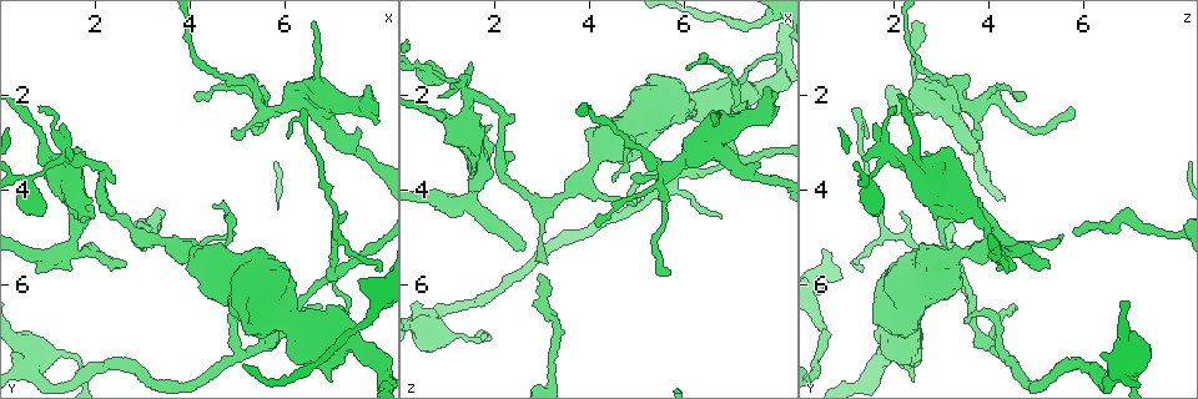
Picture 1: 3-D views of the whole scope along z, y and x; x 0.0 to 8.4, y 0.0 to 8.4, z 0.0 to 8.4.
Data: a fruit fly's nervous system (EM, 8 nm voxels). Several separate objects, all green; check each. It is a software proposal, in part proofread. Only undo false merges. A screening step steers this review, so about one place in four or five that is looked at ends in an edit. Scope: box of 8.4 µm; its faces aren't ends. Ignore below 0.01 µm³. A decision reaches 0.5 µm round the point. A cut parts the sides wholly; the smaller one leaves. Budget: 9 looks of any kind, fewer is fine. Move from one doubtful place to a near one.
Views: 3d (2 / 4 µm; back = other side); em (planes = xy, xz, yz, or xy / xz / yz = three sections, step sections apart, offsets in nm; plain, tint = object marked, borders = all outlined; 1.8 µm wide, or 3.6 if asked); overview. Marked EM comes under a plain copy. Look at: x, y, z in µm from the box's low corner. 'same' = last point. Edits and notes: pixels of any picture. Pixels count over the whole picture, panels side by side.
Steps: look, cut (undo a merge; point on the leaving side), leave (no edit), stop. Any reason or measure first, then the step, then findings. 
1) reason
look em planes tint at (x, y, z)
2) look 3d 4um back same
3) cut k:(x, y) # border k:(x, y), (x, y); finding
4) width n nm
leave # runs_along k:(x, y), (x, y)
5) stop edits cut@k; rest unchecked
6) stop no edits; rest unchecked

branch point
look em xy step 4 borders at (1.45, 5.40, 4.30)

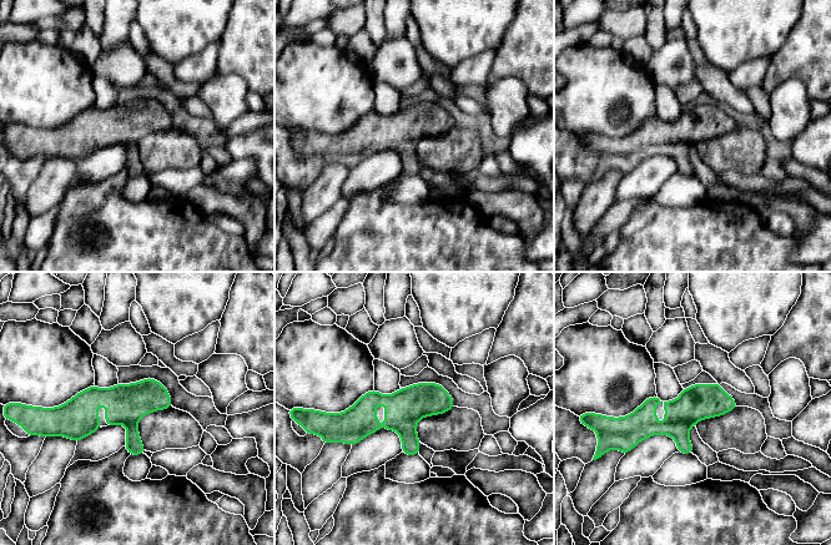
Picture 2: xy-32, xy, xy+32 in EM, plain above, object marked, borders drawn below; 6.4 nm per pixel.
leave # runs_along 2:(733, 404), (620, 425); all the same neuron

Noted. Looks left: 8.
arms part here
look em planes tint at (7.00, 5.80, 3.35)

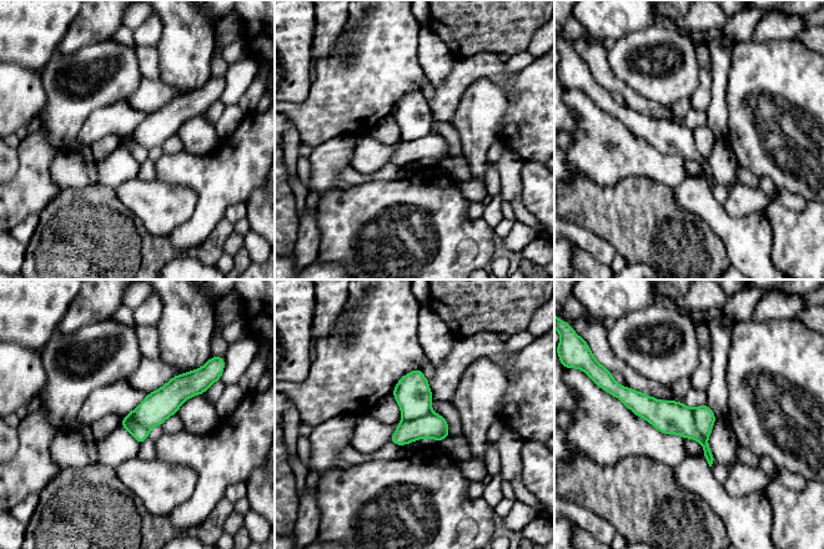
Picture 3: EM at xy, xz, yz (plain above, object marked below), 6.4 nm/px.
cut 3:(668, 417) # part_leaving 3:(624, 393), (677, 418), (709, 458); a second neuron is stuck on

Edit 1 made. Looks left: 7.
look overview

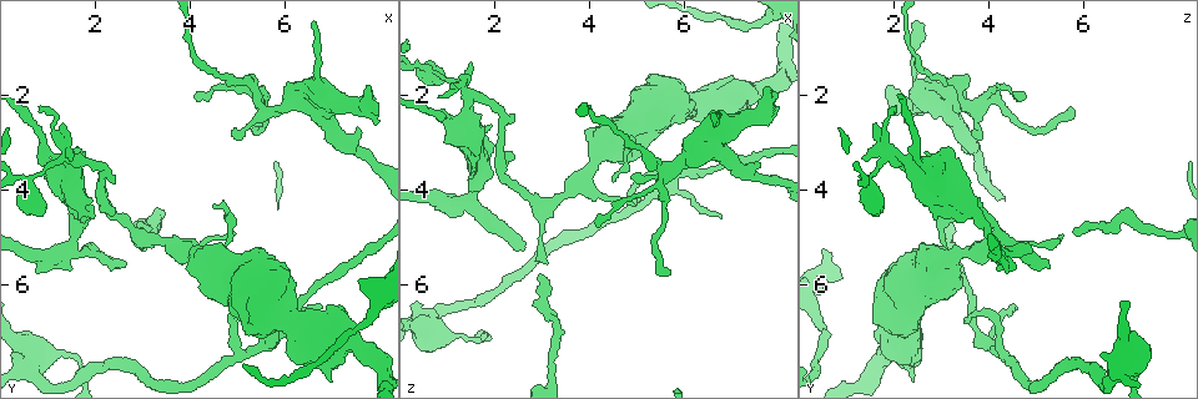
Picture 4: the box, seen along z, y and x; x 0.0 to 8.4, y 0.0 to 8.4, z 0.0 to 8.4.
abrupt turn
look 3d 4um at (6.70, 2.20, 3.10)

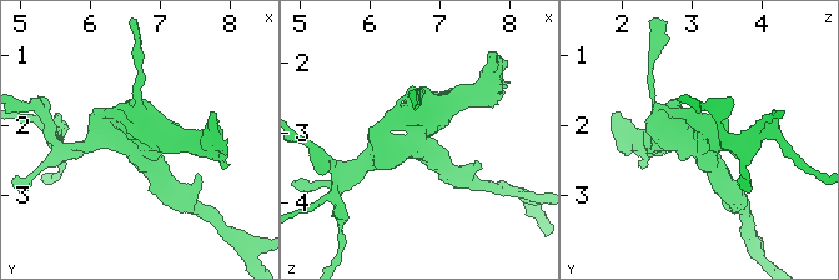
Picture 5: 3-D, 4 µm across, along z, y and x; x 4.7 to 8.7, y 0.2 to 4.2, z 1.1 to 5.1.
look em planes tint at (6.65, 2.20, 3.10)

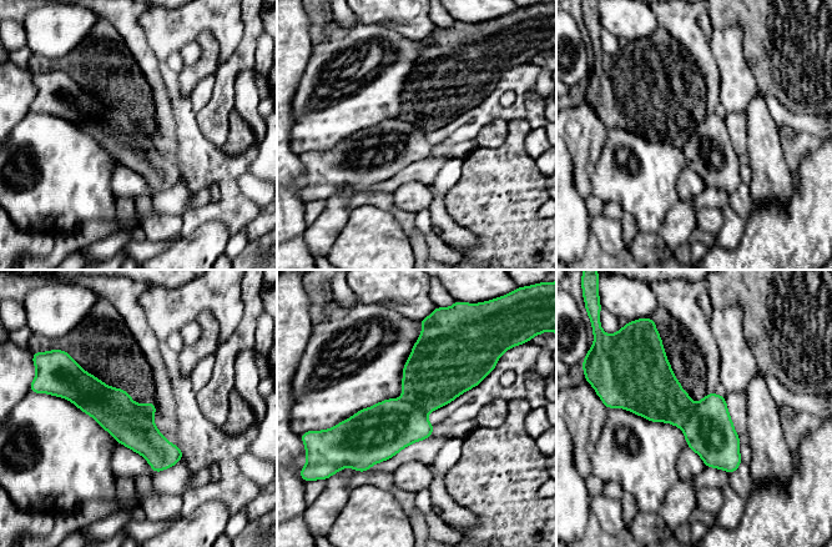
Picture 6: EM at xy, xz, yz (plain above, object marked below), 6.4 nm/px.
cut 6:(435, 374) # border 6:(402, 399), (412, 402), (425, 413); a second neuron is stuck on

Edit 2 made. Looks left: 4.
redraw
look overview

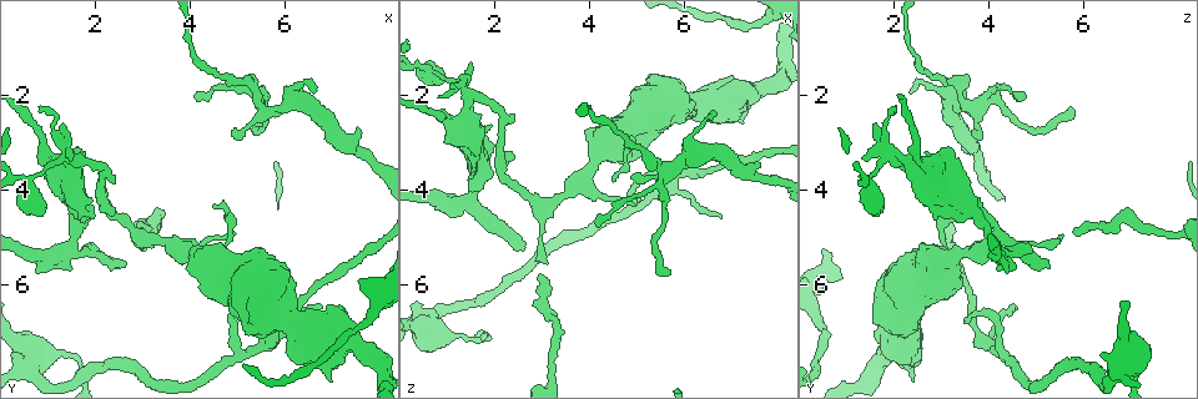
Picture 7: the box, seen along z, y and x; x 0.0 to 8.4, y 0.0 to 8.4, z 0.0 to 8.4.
abrupt turn
look 3d 2um at (3.30, 4.55, 6.90)

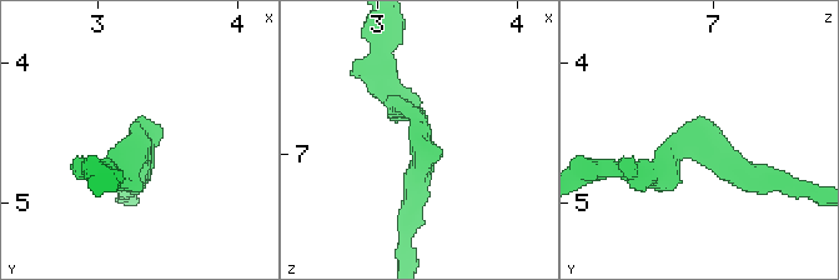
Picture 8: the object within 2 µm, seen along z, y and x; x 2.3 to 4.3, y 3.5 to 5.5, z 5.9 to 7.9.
look em planes tint at (3.32, 4.58, 6.94)

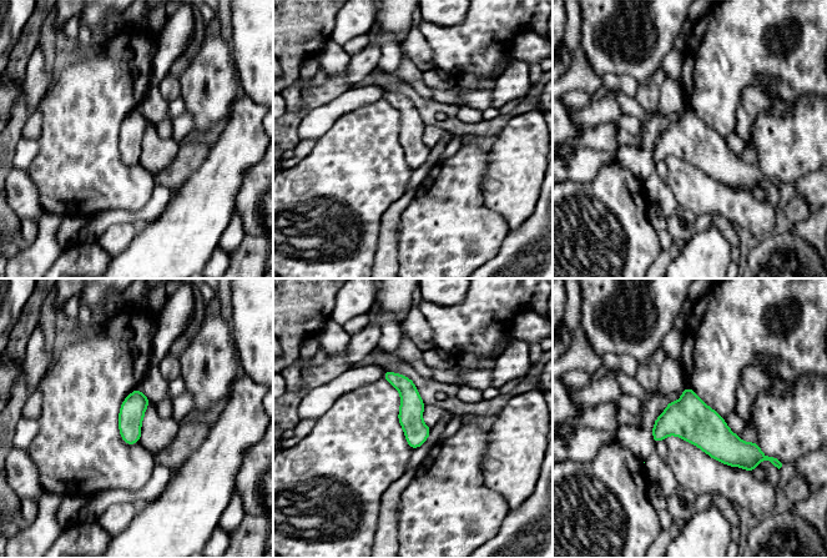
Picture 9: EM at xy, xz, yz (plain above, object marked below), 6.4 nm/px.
leave # runs_along 9:(387, 375), (409, 393), (414, 445); one neuron here

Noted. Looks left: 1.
stop edits cut@3, cut@6; rest unchecked

